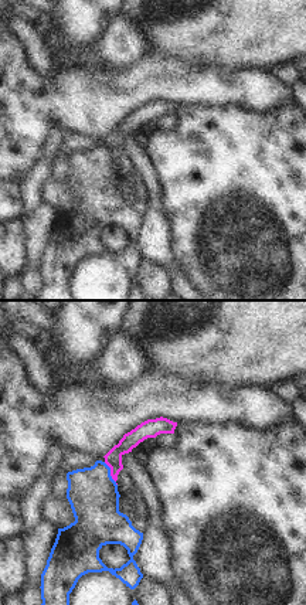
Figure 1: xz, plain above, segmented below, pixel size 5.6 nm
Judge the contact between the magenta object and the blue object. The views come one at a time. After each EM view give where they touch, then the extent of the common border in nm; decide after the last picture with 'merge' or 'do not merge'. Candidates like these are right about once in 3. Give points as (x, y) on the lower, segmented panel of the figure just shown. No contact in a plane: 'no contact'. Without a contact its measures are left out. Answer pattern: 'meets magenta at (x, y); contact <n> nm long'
meets magenta at (111, 473); contact 150 nm long

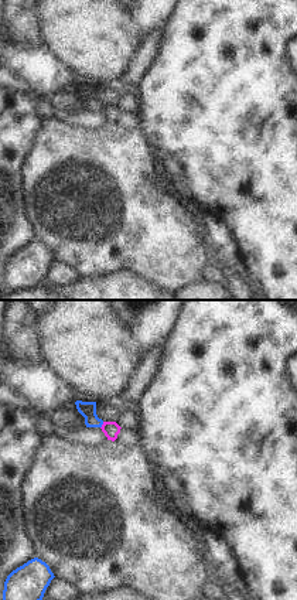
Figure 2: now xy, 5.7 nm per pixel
meets magenta at (102, 425); contact 40 nm long

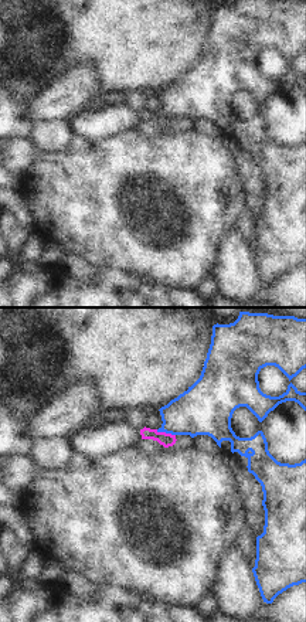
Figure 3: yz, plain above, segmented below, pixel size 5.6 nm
meets magenta at (165, 432); contact 120 nm long

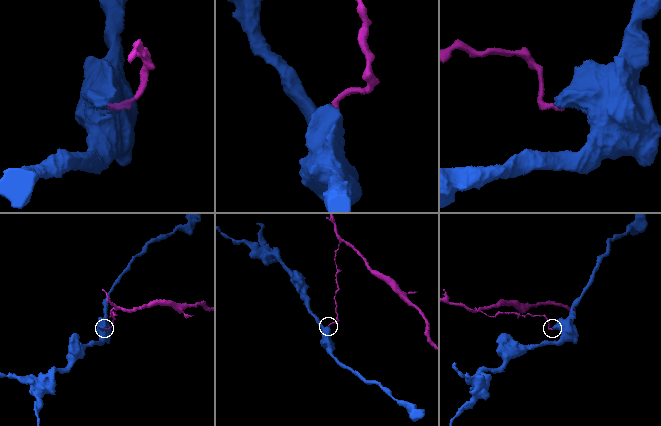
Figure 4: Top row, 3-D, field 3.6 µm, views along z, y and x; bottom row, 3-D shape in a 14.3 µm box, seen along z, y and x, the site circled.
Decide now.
do not merge

